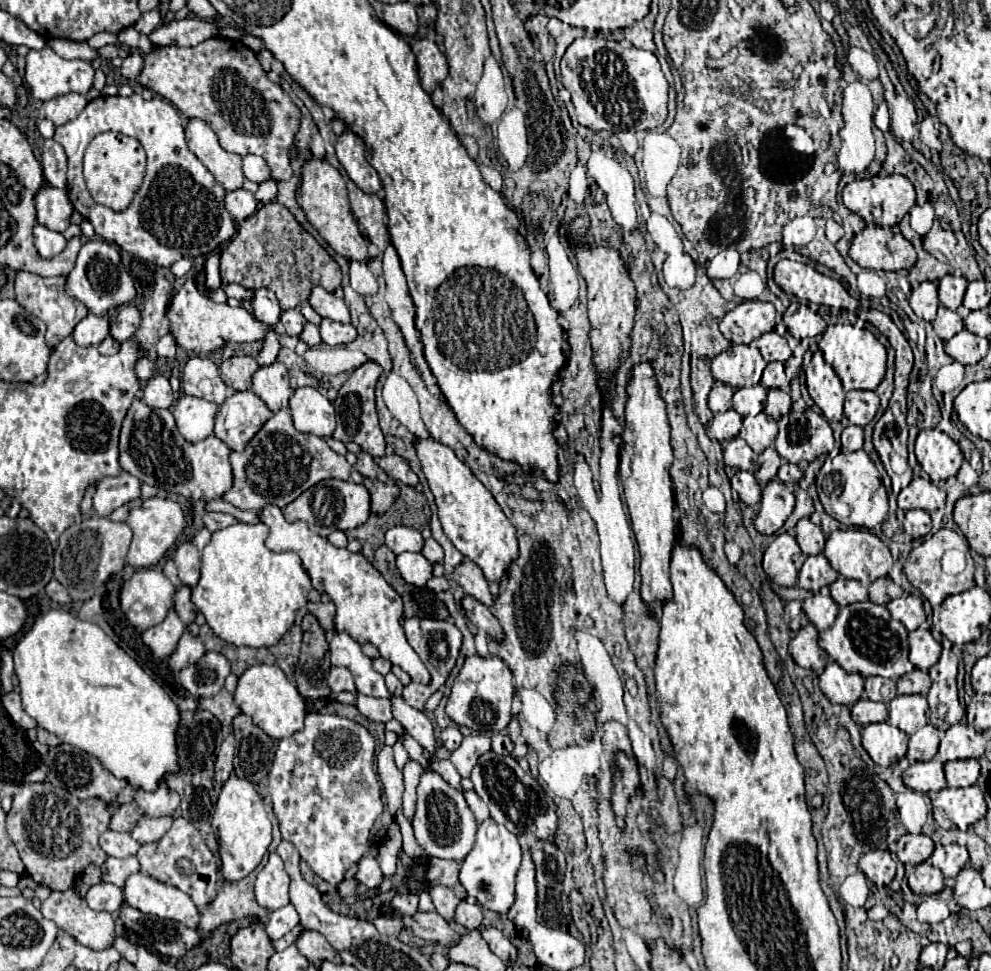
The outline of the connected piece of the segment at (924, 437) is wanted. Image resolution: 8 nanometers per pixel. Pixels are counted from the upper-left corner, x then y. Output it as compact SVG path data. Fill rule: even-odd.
M922 430L916 438L916 458L934 484L956 476L964 456L960 446L940 430Z

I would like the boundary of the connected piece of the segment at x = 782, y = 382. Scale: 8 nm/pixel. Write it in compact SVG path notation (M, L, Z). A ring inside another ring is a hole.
M768 364L768 366L764 368L764 374L762 374L760 384L767 389L766 402L768 402L768 390L770 390L770 388L778 388L778 390L782 388L782 392L790 394L790 382L788 382L788 378L786 378L784 364Z

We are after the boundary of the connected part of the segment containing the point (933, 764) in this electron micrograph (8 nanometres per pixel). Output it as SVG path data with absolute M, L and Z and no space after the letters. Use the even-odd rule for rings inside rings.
M928 760L928 762L914 762L910 768L902 774L902 780L908 788L918 792L938 792L946 788L944 778L944 764L940 760Z

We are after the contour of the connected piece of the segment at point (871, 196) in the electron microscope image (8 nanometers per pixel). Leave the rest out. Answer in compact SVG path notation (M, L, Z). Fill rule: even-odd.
M888 174L888 176L872 176L872 178L858 178L844 186L842 190L844 206L858 216L864 218L866 224L878 224L882 228L896 226L904 214L916 204L916 192L912 182L902 174Z

